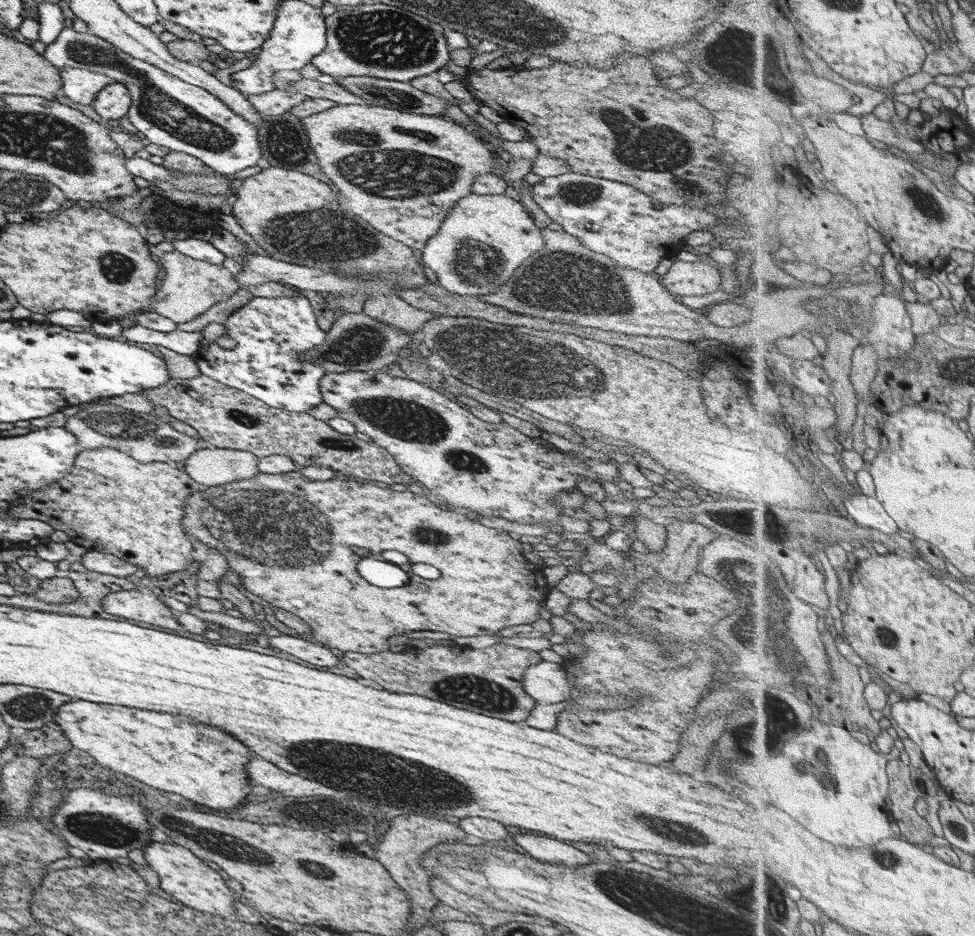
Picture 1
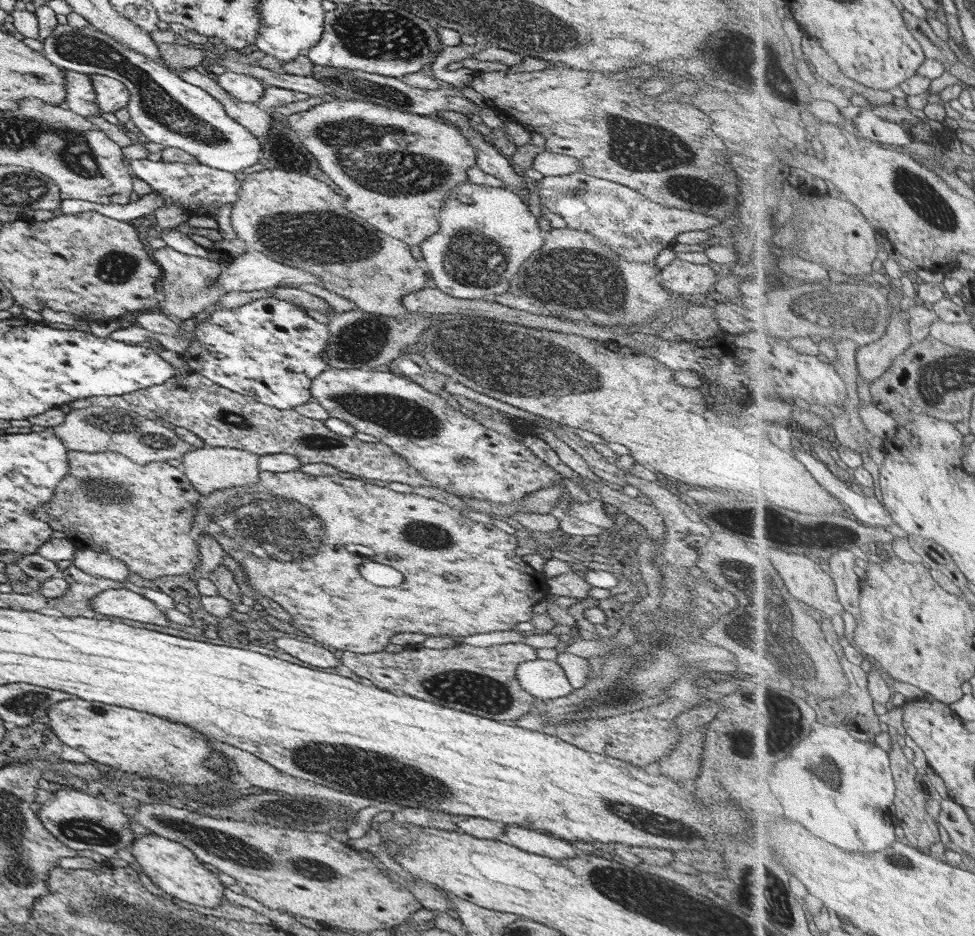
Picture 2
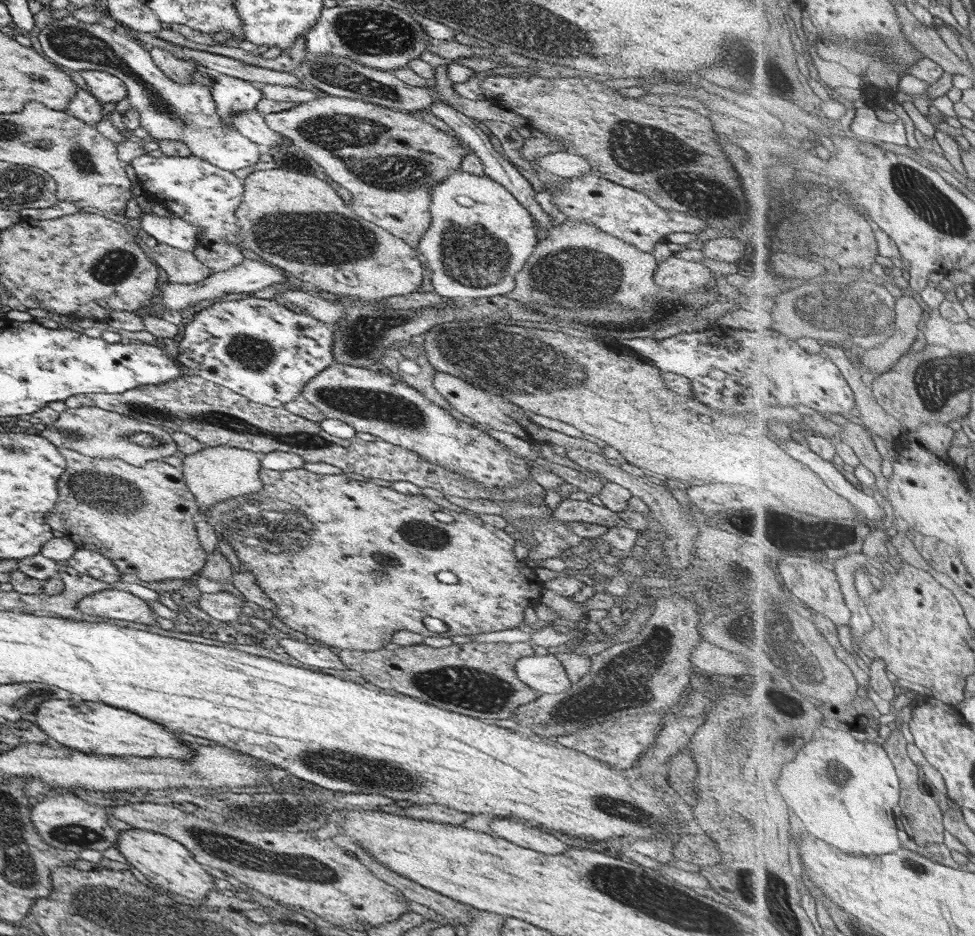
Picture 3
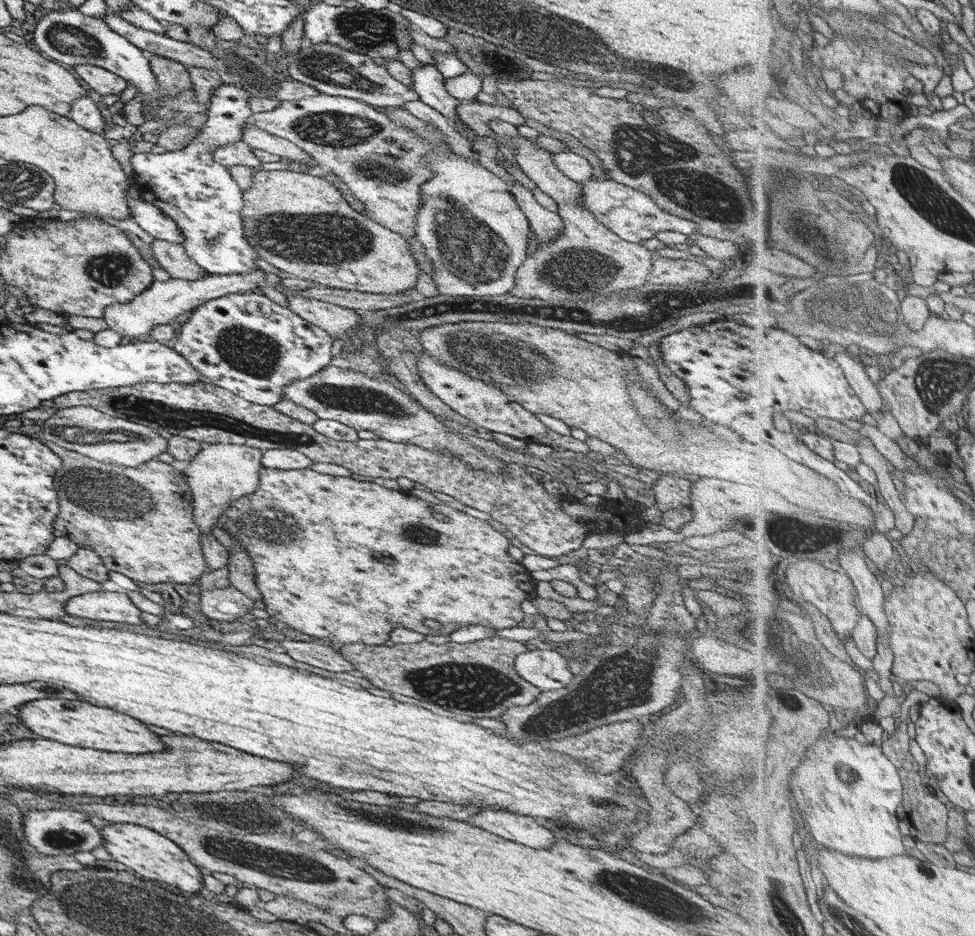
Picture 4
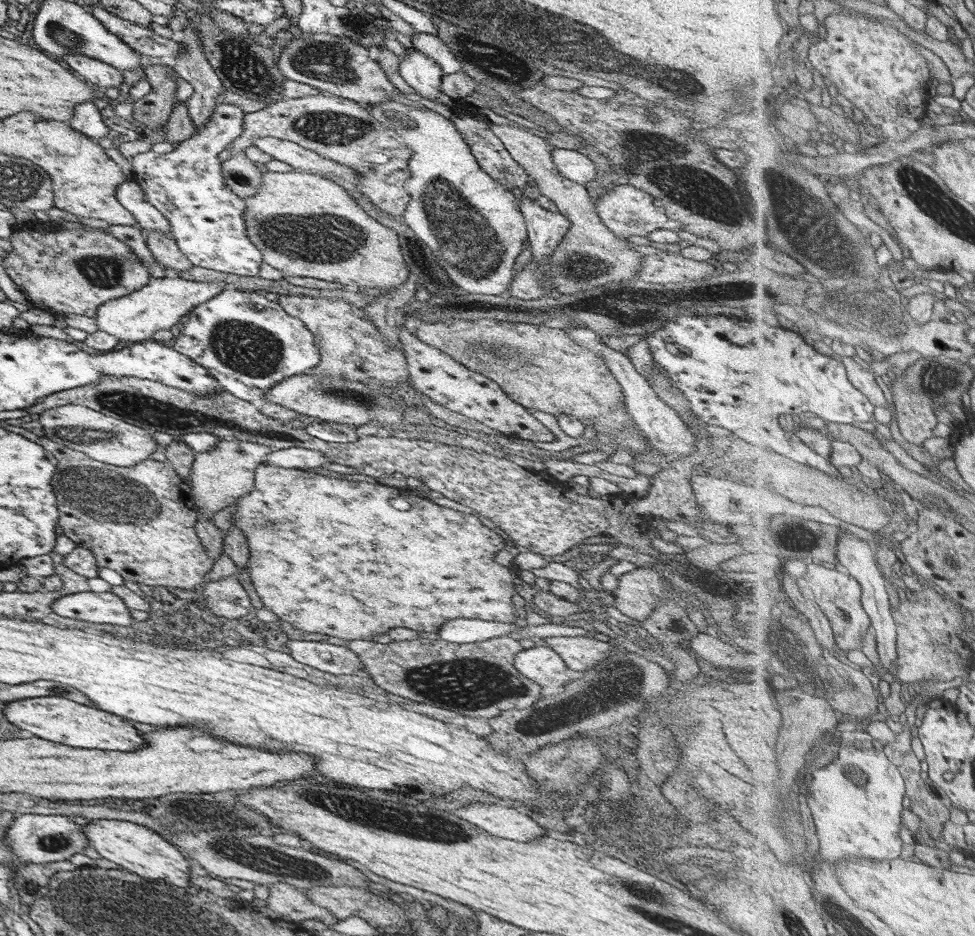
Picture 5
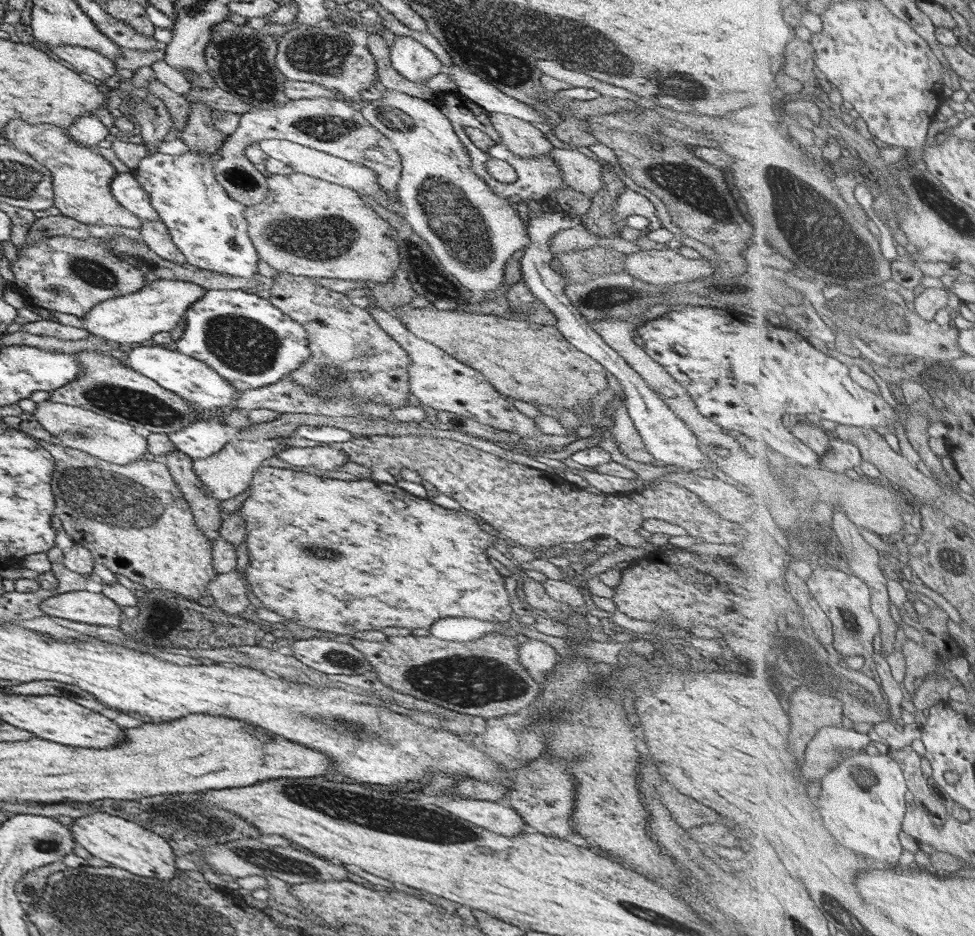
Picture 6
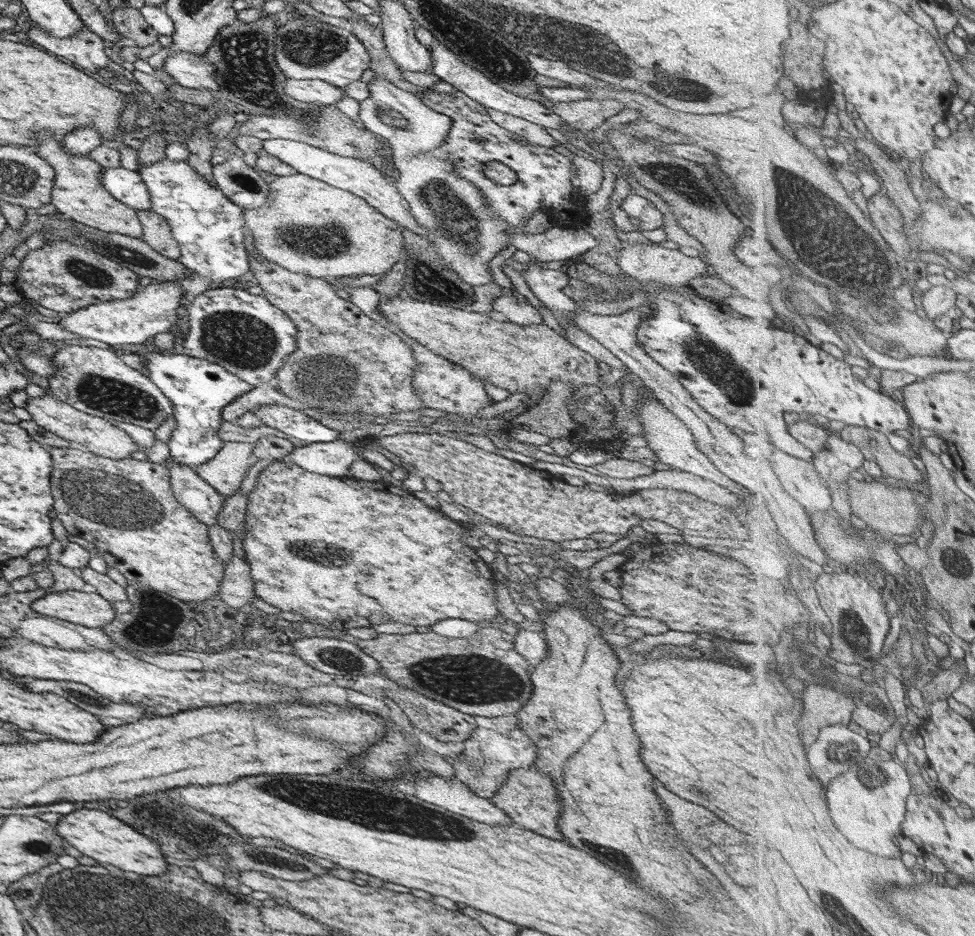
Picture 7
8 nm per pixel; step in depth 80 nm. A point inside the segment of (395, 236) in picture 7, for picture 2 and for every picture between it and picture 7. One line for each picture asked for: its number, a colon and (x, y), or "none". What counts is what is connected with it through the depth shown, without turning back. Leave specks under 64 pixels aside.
2: (294, 219)
3: (296, 222)
4: (299, 223)
5: (305, 224)
6: (304, 226)

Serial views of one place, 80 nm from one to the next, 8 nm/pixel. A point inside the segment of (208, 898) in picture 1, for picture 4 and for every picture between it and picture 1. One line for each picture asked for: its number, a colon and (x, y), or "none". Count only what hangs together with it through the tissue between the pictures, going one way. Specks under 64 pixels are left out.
2: (173, 868)
3: (155, 858)
4: (149, 855)

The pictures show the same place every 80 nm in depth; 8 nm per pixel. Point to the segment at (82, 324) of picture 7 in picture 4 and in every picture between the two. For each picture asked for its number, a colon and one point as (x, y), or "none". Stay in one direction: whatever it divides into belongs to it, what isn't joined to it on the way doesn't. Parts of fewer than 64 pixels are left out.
4: (163, 302)
5: (161, 304)
6: (158, 306)

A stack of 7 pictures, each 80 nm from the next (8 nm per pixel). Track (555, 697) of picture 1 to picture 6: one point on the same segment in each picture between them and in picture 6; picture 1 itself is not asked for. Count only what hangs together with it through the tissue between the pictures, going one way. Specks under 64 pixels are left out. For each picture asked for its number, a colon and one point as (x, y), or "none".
2: (542, 679)
3: (544, 674)
4: (545, 669)
5: (540, 664)
6: (538, 659)

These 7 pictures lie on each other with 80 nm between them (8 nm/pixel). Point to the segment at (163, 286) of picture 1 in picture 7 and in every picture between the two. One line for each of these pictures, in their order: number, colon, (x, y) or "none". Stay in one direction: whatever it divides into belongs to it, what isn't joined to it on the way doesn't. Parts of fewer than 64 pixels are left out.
2: (188, 287)
3: (181, 267)
4: (169, 256)
5: (162, 247)
6: (153, 233)
7: (156, 233)

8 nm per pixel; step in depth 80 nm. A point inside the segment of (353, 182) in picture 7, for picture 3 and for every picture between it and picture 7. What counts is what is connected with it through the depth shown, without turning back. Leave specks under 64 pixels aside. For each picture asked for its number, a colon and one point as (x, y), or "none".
3: (249, 123)
4: (254, 137)
5: (300, 159)
6: (307, 161)

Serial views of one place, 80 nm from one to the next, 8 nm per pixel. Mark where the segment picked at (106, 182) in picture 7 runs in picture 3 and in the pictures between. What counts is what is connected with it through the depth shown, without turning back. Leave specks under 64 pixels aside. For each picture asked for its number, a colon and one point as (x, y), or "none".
3: (176, 233)
4: (146, 216)
5: (147, 217)
6: (124, 188)

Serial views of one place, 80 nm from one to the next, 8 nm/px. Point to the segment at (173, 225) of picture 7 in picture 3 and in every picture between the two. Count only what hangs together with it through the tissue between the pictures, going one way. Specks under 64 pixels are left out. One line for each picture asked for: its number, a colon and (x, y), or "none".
3: (203, 195)
4: (198, 194)
5: (205, 220)
6: (209, 229)

